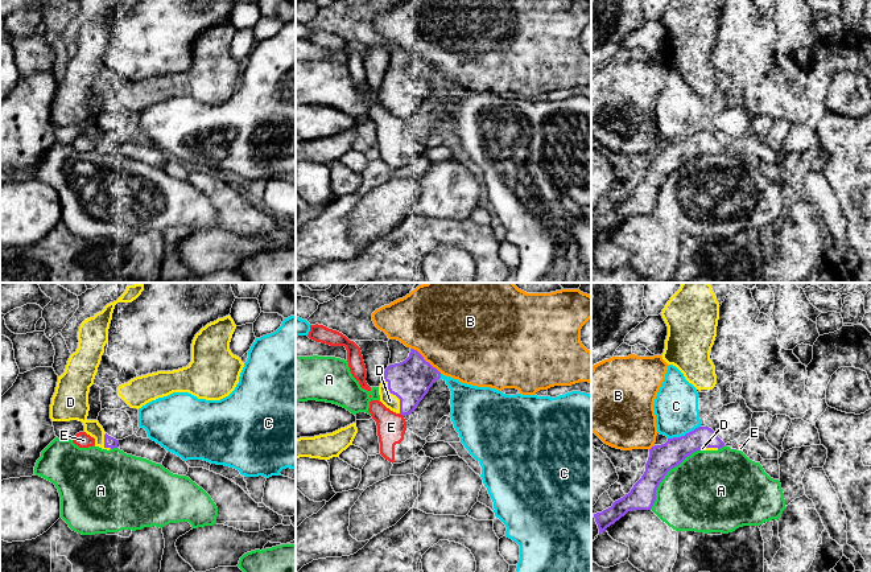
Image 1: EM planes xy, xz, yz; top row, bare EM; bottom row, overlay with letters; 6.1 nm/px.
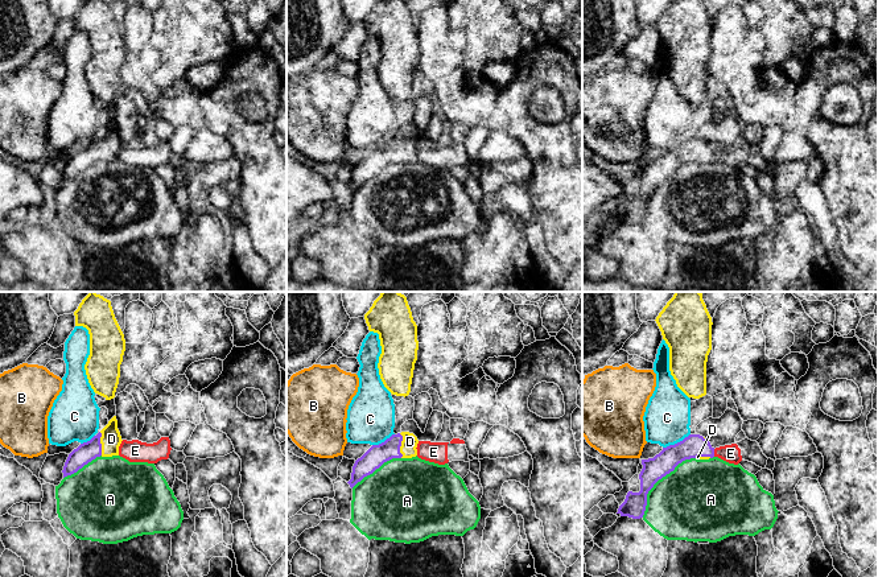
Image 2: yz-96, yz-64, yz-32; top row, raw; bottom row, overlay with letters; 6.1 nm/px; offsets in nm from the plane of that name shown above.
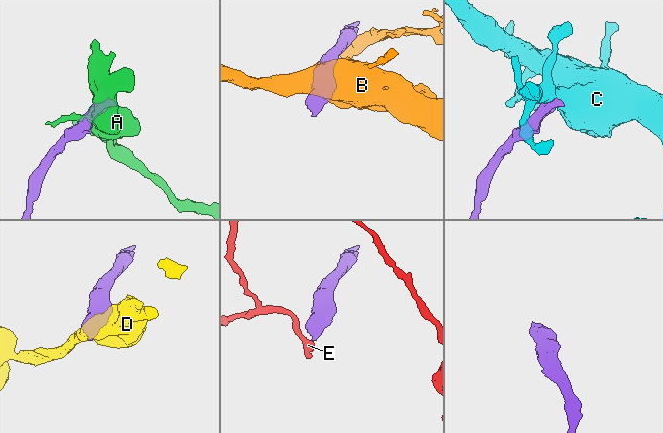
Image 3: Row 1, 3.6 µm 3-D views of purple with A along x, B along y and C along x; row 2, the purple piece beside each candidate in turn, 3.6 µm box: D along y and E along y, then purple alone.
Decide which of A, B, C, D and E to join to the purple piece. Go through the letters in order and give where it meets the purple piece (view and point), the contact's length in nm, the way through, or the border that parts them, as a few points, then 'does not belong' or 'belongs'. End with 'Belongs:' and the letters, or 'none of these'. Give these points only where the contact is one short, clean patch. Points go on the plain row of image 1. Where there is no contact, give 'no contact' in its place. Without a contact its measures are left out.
A: contact yz (665, 178); length 480 nm; does not belong
B: contact xz (425, 65); length 240 nm; does not belong
C: contact yz (685, 139); length 220 nm; does not belong
D: contact xz (395, 98); length 240 nm; way xz (411, 83), (395, 98), (389, 105); belongs
E: contact xz (401, 118); length 40 nm; does not belong
Belongs: D

